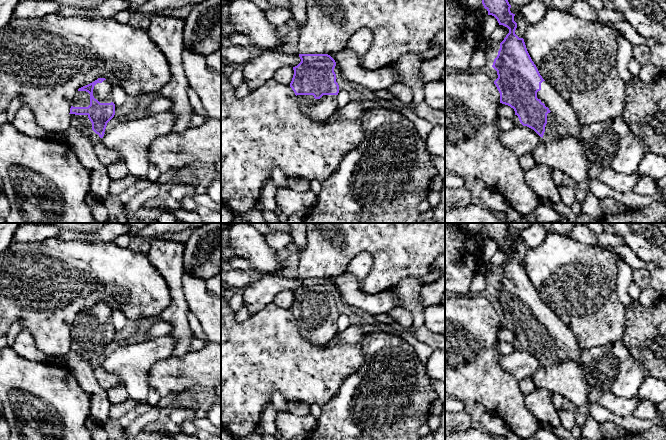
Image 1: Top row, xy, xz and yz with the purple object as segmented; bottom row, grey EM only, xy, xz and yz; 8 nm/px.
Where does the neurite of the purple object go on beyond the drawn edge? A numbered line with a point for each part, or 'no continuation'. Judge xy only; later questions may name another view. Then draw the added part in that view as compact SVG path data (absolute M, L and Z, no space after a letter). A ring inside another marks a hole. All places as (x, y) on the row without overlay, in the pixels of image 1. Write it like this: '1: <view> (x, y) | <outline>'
1: xy (81, 347) | M69 338L69 342L70 350L88 361L93 369L102 365L102 362L92 354L92 347L89 344L88 339Z

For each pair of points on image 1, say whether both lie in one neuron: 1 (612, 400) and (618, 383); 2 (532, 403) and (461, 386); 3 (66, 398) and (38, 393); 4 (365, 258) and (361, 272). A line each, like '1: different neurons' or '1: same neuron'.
1: different neurons
2: different neurons
3: same neuron
4: same neuron

